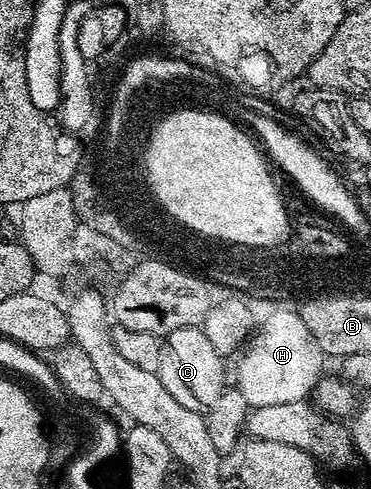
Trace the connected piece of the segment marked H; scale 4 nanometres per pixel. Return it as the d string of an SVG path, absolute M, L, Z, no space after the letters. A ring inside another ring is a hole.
M295 309L275 311L271 316L268 314L262 320L255 346L243 349L237 362L237 390L245 396L247 406L251 409L307 399L315 391L325 371L323 350Z

